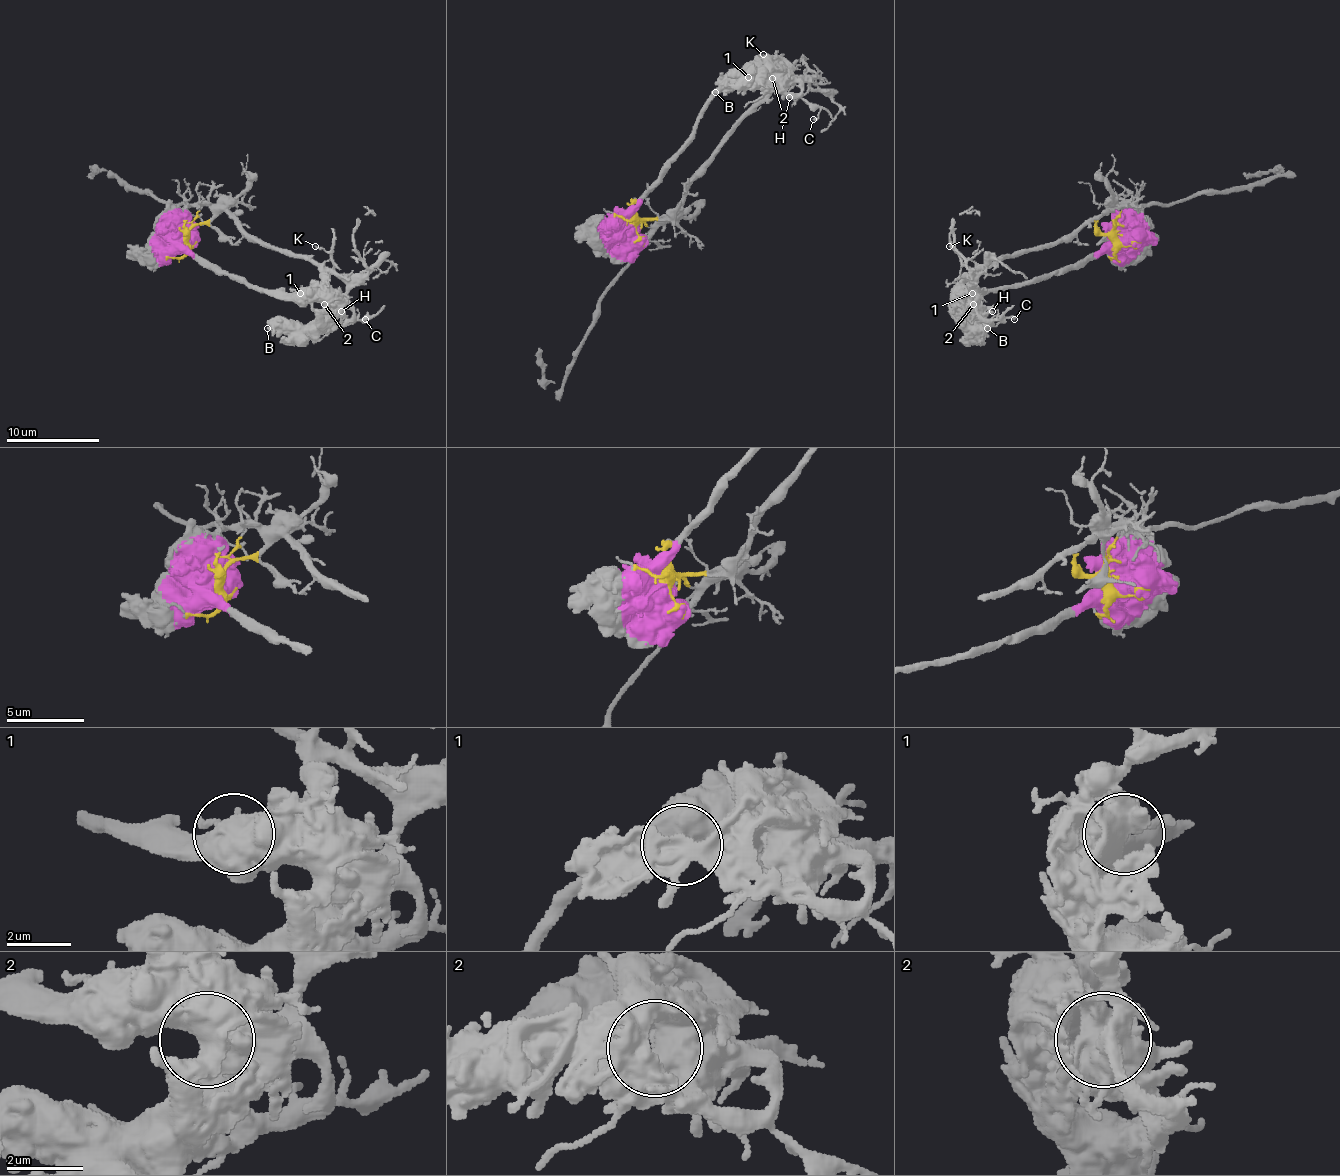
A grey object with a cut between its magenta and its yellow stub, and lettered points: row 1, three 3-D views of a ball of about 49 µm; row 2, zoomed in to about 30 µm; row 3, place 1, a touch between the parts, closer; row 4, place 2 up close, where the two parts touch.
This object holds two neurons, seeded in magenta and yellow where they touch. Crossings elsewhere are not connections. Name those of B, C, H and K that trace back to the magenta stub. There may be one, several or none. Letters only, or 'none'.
B, H

